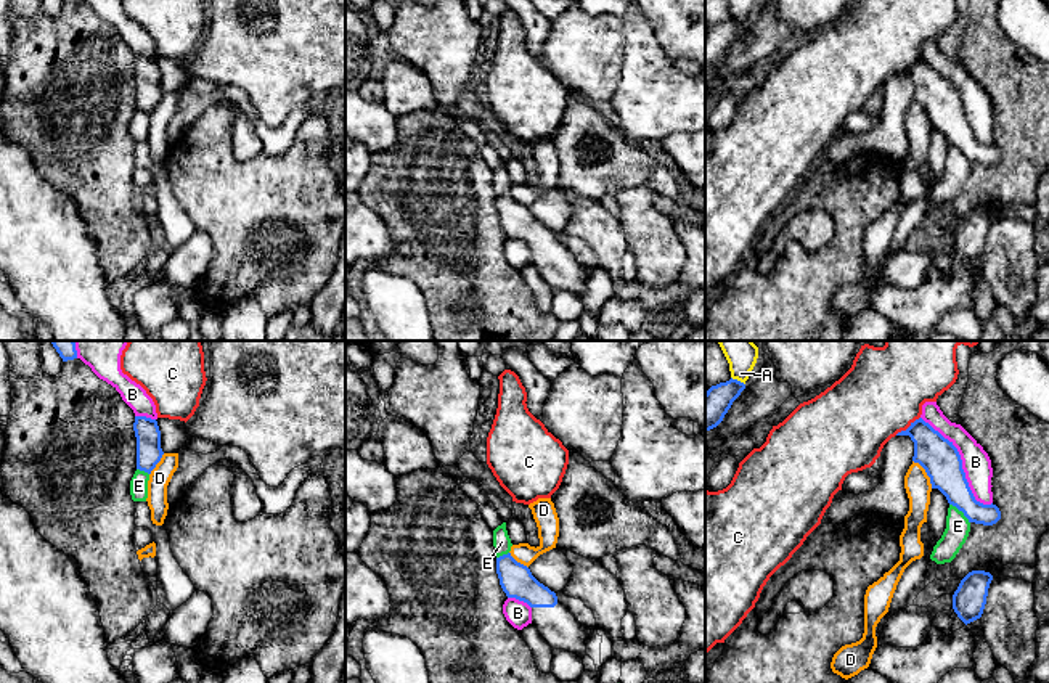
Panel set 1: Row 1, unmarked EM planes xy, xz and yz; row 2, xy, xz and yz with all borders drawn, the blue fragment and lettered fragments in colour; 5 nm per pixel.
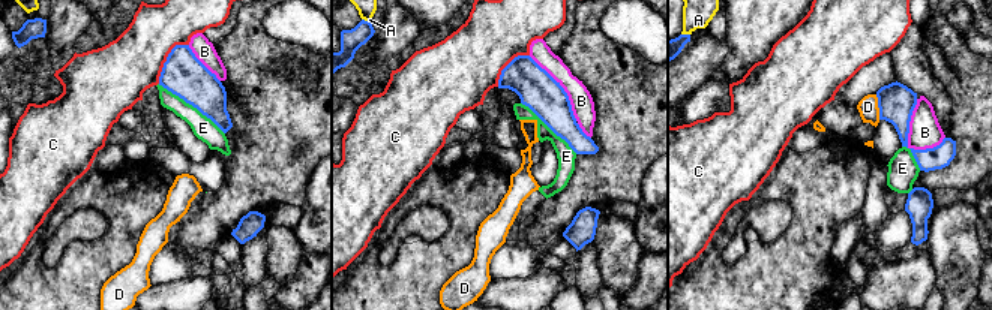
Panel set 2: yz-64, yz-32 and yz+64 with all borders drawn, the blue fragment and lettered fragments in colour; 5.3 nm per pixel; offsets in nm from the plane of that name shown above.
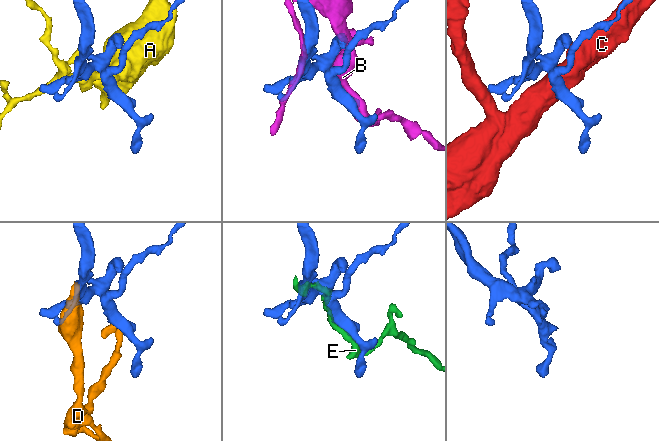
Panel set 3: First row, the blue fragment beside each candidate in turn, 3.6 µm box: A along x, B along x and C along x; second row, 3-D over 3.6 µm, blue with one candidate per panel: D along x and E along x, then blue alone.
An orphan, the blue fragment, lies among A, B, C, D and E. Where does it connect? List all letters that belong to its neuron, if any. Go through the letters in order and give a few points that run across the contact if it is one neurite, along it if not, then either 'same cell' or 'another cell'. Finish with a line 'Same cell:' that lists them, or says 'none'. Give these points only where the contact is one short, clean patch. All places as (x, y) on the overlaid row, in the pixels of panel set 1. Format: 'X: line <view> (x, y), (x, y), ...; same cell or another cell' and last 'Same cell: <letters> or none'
A: line yz (731, 376), (744, 384); another cell
B: another cell
C: line yz (919, 417), (895, 434); another cell
D: line yz (913, 460), (924, 470), (932, 487); another cell
E: another cell
Same cell: none

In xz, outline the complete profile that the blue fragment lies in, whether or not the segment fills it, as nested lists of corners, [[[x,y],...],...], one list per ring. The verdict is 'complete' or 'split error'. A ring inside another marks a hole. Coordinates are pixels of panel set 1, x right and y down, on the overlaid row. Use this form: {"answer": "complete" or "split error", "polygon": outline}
{"answer": "split error", "polygon": [[[508,553],[496,558],[496,574],[508,598],[516,598],[532,607],[532,624],[553,649],[565,649],[582,659],[586,656],[591,630],[582,625],[557,601],[556,593],[532,575],[527,566]]]}

